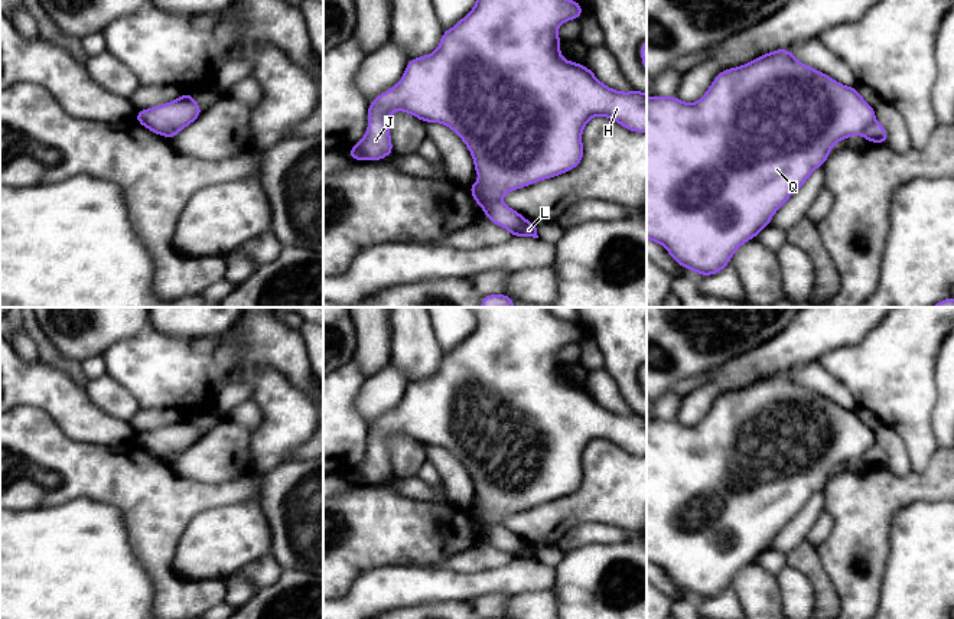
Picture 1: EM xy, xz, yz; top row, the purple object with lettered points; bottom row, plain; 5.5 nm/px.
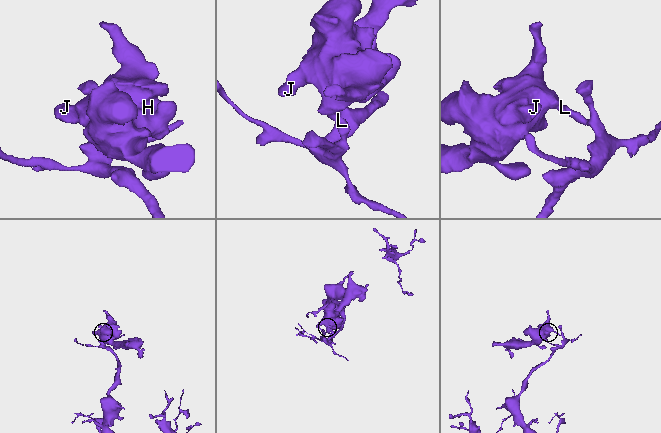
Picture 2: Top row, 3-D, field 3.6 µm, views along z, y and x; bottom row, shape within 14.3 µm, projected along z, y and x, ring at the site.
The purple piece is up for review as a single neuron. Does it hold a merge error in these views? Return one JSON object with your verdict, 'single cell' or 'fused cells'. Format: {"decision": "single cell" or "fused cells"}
{"decision": "fused cells"}

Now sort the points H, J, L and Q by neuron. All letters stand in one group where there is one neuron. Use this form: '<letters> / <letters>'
H J Q / L

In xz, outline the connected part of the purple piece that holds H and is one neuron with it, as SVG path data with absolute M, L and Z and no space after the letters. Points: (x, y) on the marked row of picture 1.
M476 0L475 7L452 29L445 30L439 48L408 61L397 85L368 104L368 128L349 152L352 160L382 160L394 153L388 118L400 110L424 123L452 128L469 149L479 180L469 186L472 198L486 211L508 192L567 173L580 164L585 149L582 133L596 115L608 117L634 133L647 133L647 94L621 92L602 84L585 63L560 56L557 29L572 19L582 19L582 4L574 0Z

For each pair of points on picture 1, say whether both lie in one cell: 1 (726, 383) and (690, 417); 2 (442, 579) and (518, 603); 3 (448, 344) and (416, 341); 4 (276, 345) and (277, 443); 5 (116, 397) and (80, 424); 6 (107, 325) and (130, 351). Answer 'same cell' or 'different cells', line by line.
1: same cell
2: different cells
3: different cells
4: different cells
5: different cells
6: different cells

